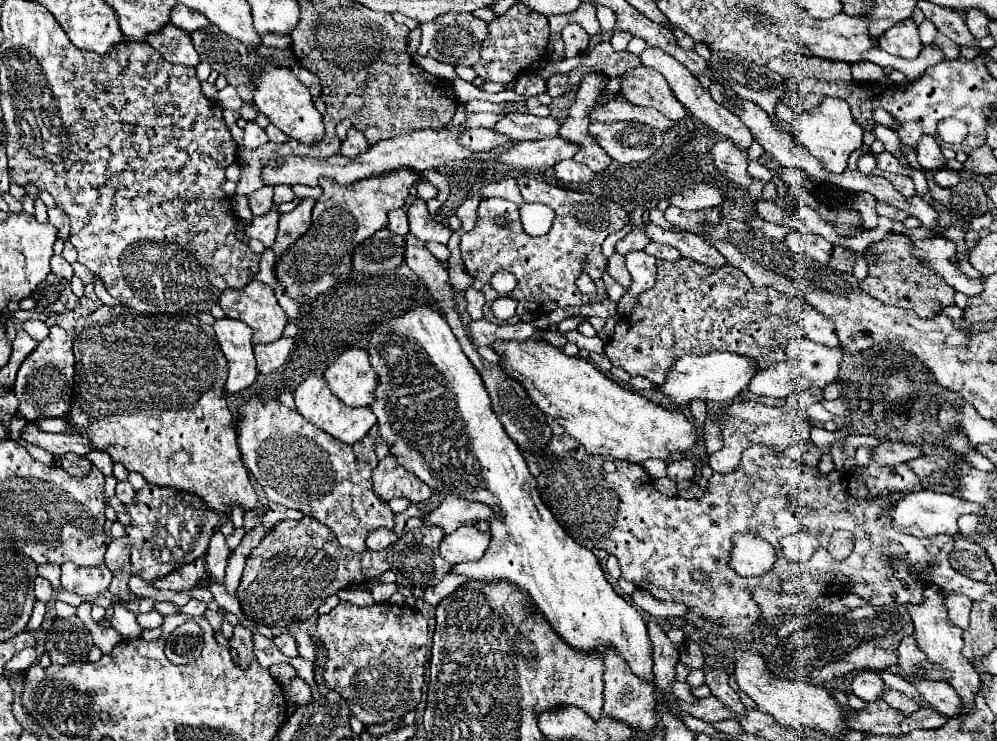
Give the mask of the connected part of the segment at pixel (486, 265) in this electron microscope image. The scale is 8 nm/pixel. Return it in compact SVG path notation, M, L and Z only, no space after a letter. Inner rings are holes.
M519 176L517 184L519 184L519 190L525 202L539 202L539 204L551 206L555 210L555 220L547 236L533 238L525 234L521 220L519 220L519 206L515 202L509 202L503 198L481 200L479 210L477 210L477 224L473 230L461 236L459 248L461 248L461 256L463 256L467 272L473 278L479 278L485 282L483 286L483 294L487 300L485 320L493 324L503 324L499 318L491 314L491 304L499 298L499 292L491 288L489 280L499 270L507 270L517 278L517 288L509 294L509 298L515 298L519 306L517 306L515 318L507 320L509 324L519 322L521 314L525 312L531 312L535 316L545 316L561 306L603 302L607 298L607 292L605 292L601 274L607 270L607 260L601 254L601 244L611 232L627 226L627 212L611 200L585 194L585 192L563 190L559 186L551 186L537 178ZM497 220L503 220L505 224L497 224ZM583 272L587 272L595 280L597 284L595 296L585 296L577 292L575 280Z

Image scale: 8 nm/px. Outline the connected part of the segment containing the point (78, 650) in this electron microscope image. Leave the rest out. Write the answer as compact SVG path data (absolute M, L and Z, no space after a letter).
M53 600L47 604L47 614L41 624L45 632L45 650L49 652L51 662L65 666L87 660L93 648L91 632L77 616L57 618L51 610L55 610Z

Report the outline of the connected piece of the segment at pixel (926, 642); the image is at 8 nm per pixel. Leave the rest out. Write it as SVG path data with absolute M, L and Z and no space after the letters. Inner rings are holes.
M929 584L923 592L925 600L923 604L915 606L915 604L907 604L907 610L913 618L913 624L915 624L915 640L917 640L917 646L919 650L923 650L923 654L927 654L927 660L935 666L939 666L941 670L947 670L951 674L951 678L947 678L947 684L951 684L955 688L955 692L961 696L961 710L963 714L969 712L971 708L975 708L975 696L981 688L981 680L979 680L979 674L977 670L971 666L971 662L967 658L963 658L961 650L963 650L963 630L955 628L949 618L947 618L947 610L945 610L945 604L943 604L943 594L937 586Z

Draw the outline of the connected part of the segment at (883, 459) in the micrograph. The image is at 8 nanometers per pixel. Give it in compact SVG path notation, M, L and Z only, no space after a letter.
M885 440L881 446L873 448L873 460L877 460L879 464L901 464L901 462L909 462L915 456L921 456L923 448L911 442L893 442L893 440Z

